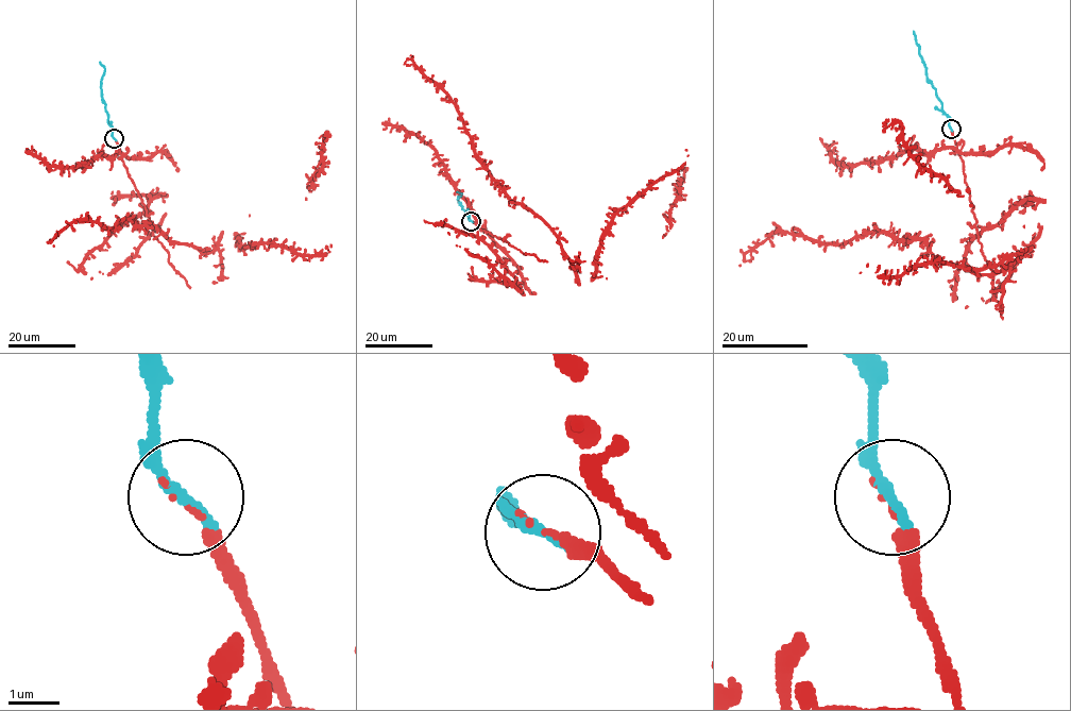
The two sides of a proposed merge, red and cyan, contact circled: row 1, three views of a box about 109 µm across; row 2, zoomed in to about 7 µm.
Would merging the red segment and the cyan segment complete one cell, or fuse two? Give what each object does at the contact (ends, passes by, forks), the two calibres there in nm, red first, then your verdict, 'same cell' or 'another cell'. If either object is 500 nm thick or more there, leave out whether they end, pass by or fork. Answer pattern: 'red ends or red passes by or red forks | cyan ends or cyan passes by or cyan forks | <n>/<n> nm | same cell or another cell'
red ends | cyan ends | 120/260 nm | same cell

